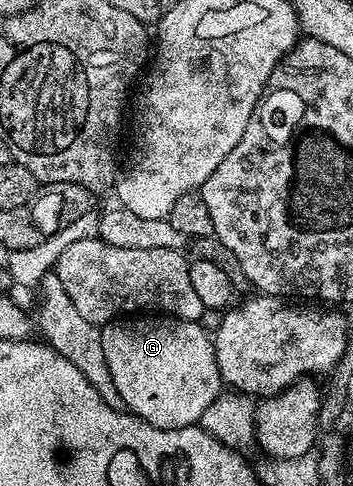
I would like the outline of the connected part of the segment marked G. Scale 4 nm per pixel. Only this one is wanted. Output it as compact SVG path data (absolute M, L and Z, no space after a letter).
M129 315L124 319L114 319L100 326L101 338L103 339L103 359L107 359L107 371L111 371L111 379L115 379L115 391L123 399L125 409L134 413L139 419L151 423L160 429L182 429L188 425L198 424L200 417L207 407L223 392L223 382L219 375L219 363L215 359L215 347L210 330L205 329L196 321L179 321L168 315Z

